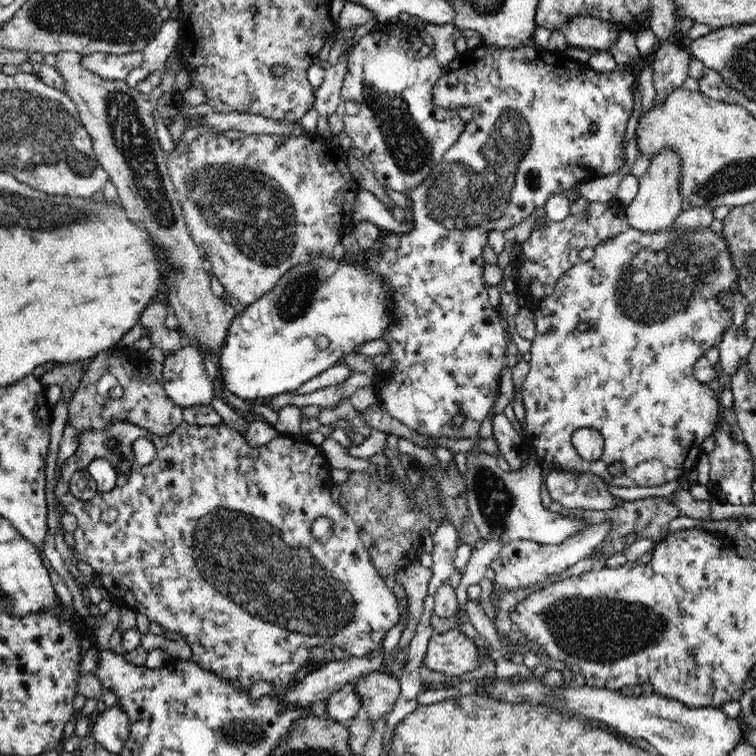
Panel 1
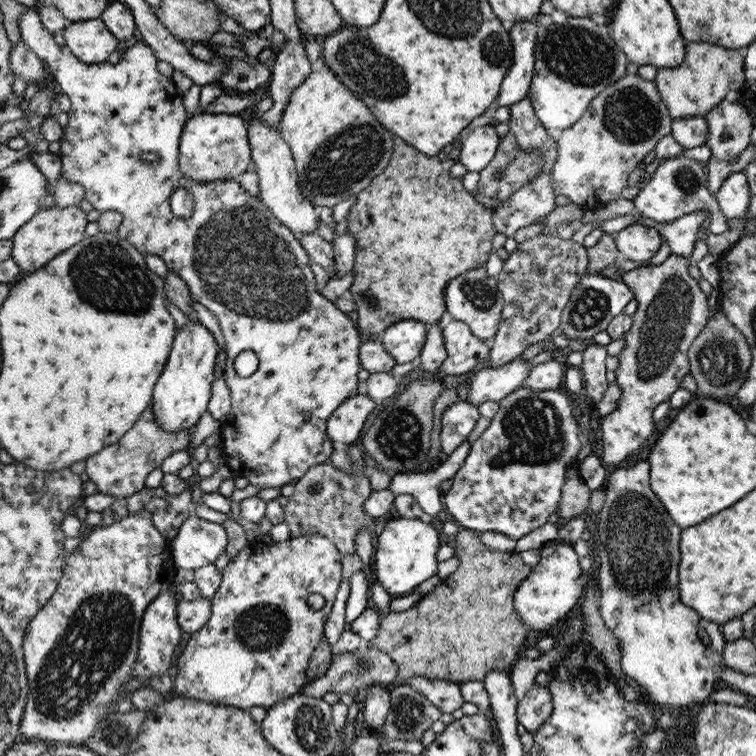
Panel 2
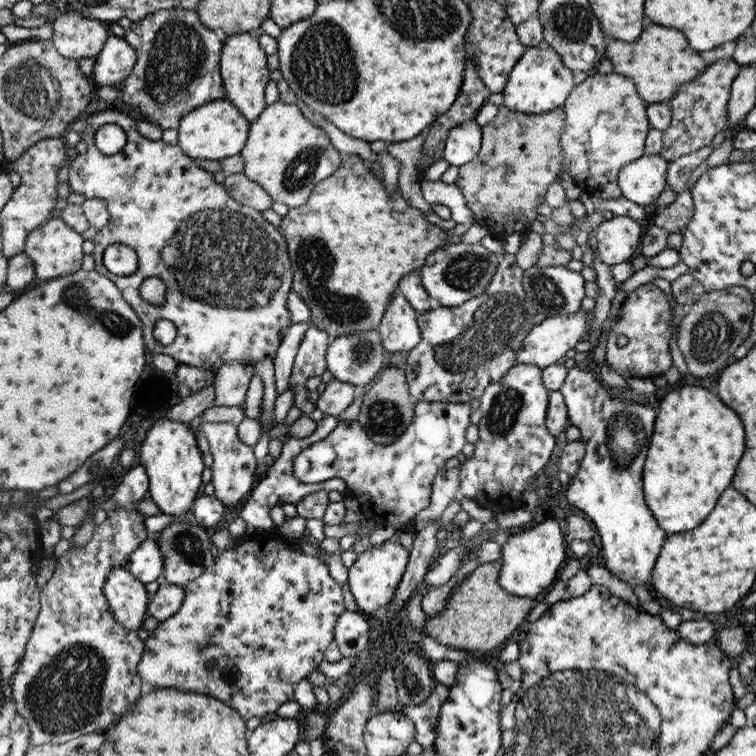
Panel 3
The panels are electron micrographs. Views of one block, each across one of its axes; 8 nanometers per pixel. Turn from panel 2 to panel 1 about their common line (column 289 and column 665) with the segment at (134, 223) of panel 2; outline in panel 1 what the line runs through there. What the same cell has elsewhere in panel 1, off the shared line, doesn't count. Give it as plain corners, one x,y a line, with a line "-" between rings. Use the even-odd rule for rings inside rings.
629,227
628,230
618,233
612,238
603,240
595,246
594,257
589,261
582,261
567,270
556,282
554,292
541,300
534,307
535,312
535,337
532,340
529,364
530,369
521,386
521,397
525,408
525,430
524,434
529,441
533,458
537,459
543,466
559,464
565,470
577,470
579,473
592,473
606,479
609,486
616,488
632,488
632,486
662,486
666,481
685,477
696,467
698,458
703,454
702,442
712,436
714,427
718,422
723,422
720,412
719,399
715,391
705,383
696,380
693,375
693,366
698,358
706,354
712,346
719,346
724,336
724,330
732,325
732,313
722,304
718,303
718,296
722,293
738,294
738,277
736,269
728,251
728,243
720,232
713,232
710,227
688,231
686,229
674,229
668,227
656,232
644,232
-
580,320
588,321
591,326
586,331
578,331
-
579,428
591,428
600,432
604,439
604,450
600,460
584,460
574,448
571,436
-
614,462
622,464
622,473
612,475
610,466

